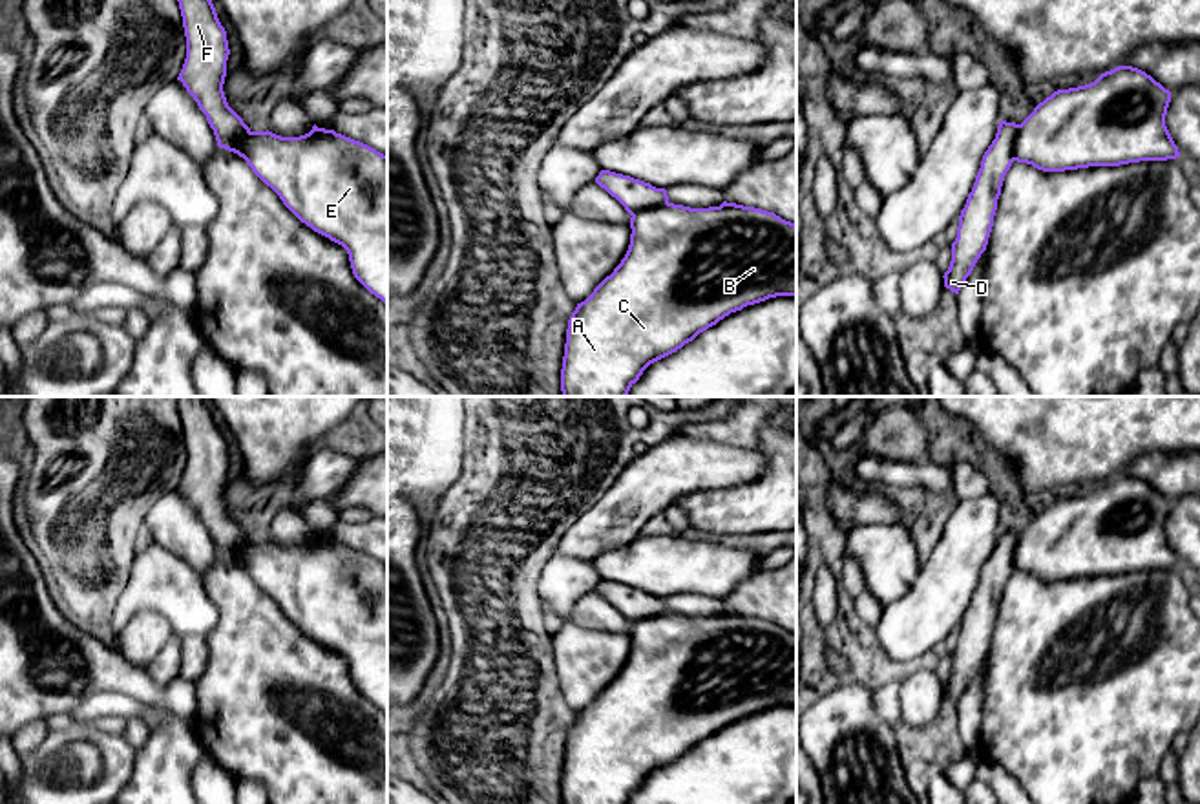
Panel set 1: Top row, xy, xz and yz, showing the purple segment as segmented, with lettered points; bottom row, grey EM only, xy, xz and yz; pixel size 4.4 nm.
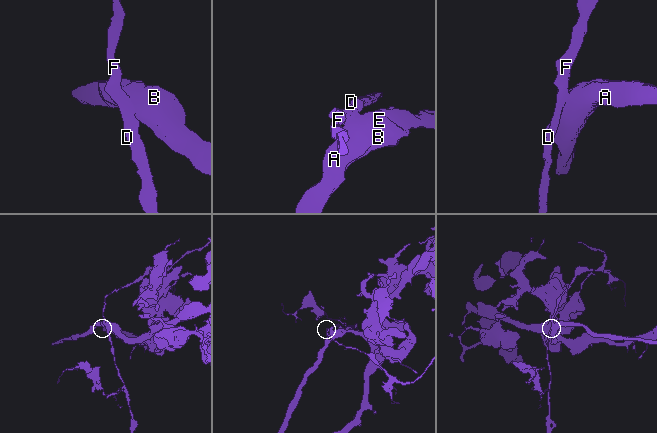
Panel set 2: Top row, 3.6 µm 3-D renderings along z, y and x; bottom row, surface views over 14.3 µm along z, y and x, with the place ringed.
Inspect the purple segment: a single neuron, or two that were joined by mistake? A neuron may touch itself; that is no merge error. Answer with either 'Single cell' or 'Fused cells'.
Fused cells

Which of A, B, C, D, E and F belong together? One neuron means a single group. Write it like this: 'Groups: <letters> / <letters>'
Groups: A B C E / D F

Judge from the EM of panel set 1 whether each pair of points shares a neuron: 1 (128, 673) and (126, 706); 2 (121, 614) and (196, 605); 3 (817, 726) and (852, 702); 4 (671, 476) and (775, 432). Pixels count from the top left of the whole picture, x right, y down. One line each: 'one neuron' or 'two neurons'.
1: two neurons
2: one neuron
3: one neuron
4: two neurons

